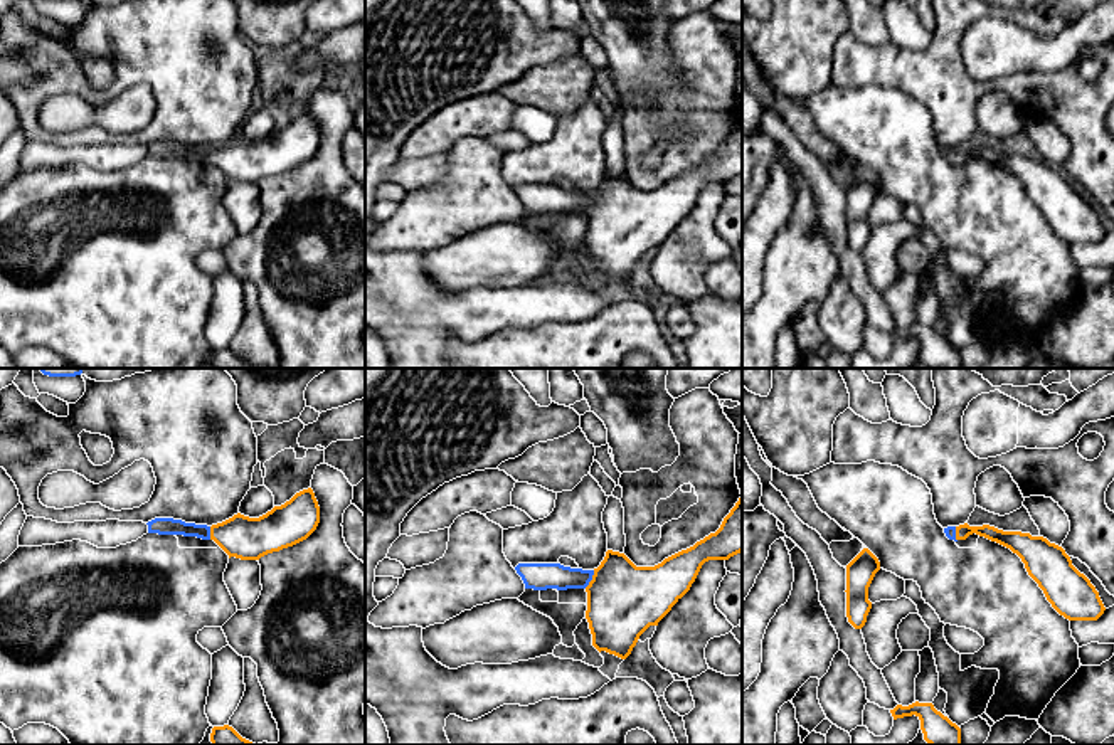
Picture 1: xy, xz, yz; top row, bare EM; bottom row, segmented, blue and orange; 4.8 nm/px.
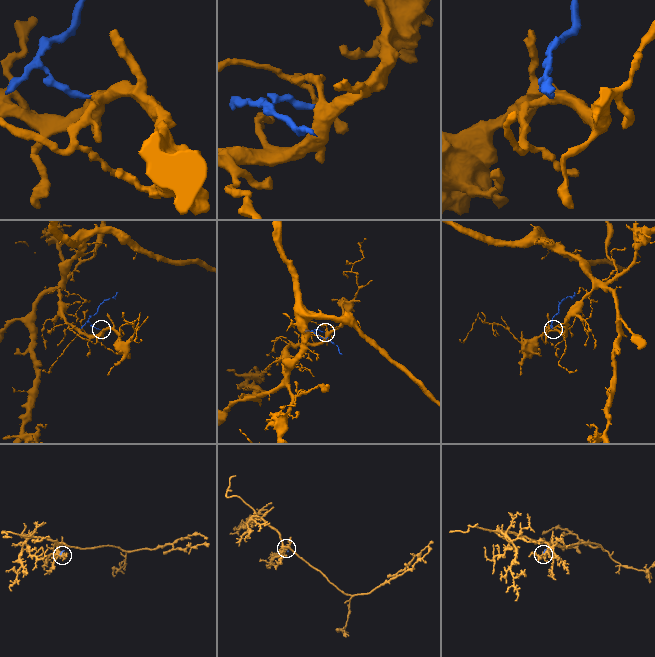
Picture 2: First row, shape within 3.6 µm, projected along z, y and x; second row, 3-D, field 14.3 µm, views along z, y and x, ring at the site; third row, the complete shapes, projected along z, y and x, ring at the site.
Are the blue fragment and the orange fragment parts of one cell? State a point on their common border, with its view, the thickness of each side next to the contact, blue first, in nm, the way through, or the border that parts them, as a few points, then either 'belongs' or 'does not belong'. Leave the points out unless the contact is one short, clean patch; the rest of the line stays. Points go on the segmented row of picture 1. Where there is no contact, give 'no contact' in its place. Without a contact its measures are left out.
meets blue in xz at (591, 579); 130 nm thick on the blue side, 360 nm on the other; runs through xz (539, 575), (591, 579), (608, 586), (623, 601); belongs

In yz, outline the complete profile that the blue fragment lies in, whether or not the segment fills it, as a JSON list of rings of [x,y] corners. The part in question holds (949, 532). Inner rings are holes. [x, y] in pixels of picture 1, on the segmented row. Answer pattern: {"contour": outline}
{"contour": [[[989,525],[947,526],[949,540],[966,540],[976,533],[1016,553],[1028,575],[1043,590],[1052,607],[1069,621],[1097,621],[1106,607],[1090,580],[1080,573],[1065,550],[1043,536],[1021,531],[1003,531]]]}

